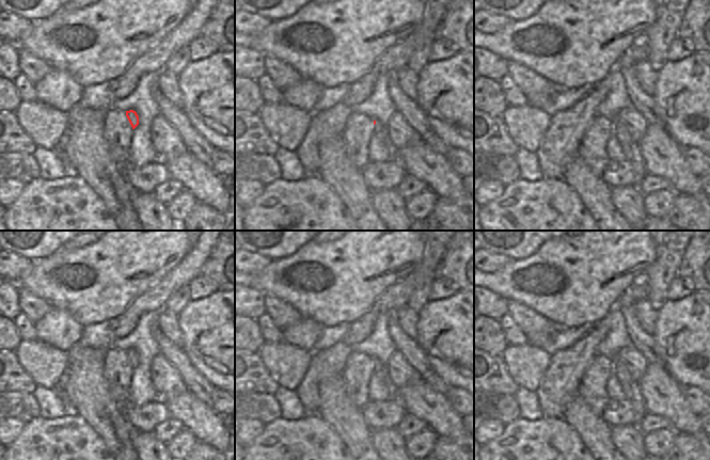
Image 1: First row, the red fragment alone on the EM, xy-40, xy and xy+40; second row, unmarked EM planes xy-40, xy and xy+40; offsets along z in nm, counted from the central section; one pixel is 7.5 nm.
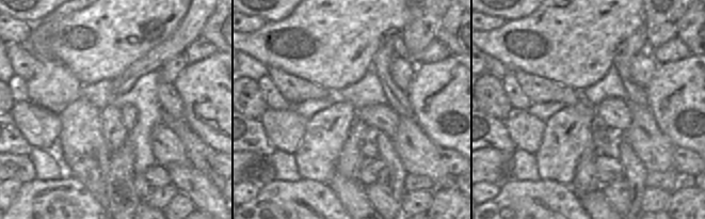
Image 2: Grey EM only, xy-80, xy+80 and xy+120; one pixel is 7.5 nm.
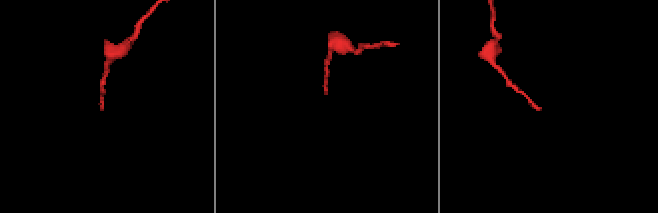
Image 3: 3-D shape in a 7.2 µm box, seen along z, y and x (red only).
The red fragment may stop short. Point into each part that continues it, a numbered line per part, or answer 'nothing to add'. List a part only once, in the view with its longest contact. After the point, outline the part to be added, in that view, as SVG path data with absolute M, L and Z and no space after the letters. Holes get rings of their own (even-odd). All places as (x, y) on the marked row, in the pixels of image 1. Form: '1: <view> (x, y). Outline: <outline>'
1: xy (381, 130). Outline: M376 121L374 126L374 132L384 140L388 148L389 148L389 160L399 160L399 150L395 148L393 143L389 138L389 129L385 125L381 124L380 122Z

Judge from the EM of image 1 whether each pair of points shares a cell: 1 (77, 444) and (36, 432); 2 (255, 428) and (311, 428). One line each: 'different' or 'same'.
1: same
2: different

